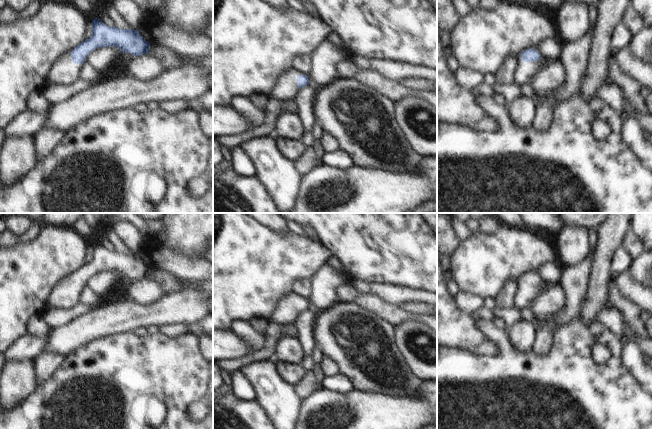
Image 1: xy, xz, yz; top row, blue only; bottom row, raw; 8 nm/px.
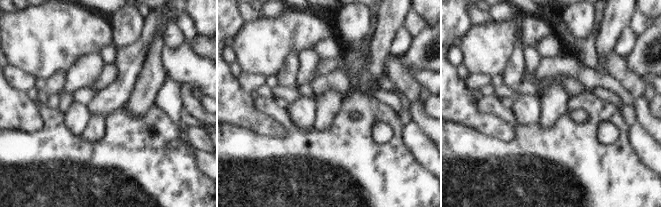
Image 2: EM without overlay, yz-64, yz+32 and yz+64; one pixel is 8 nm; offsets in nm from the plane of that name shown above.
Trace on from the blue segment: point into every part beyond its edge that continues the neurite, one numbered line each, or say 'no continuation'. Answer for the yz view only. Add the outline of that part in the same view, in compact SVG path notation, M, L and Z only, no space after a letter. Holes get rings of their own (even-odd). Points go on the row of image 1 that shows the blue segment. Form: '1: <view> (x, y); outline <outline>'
1: yz (525, 71); outline M540 56L541 59L542 56ZM539 61L520 62L515 73L515 85L522 86L524 84L531 84L533 77L541 71Z

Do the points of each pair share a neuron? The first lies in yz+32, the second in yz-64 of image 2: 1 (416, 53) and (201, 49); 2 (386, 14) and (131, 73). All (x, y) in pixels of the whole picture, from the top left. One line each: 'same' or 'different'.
1: same
2: different

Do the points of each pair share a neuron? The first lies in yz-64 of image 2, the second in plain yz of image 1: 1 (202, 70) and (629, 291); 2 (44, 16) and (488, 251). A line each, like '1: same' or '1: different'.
1: same
2: same

